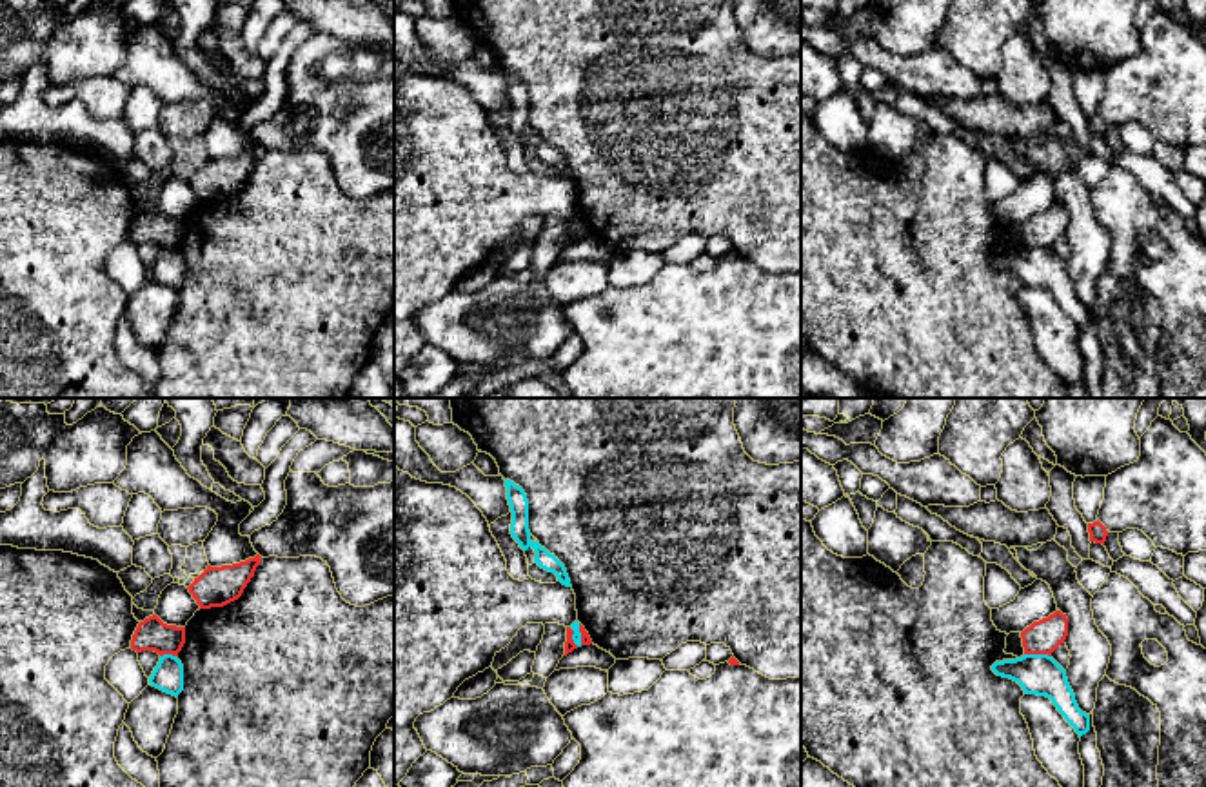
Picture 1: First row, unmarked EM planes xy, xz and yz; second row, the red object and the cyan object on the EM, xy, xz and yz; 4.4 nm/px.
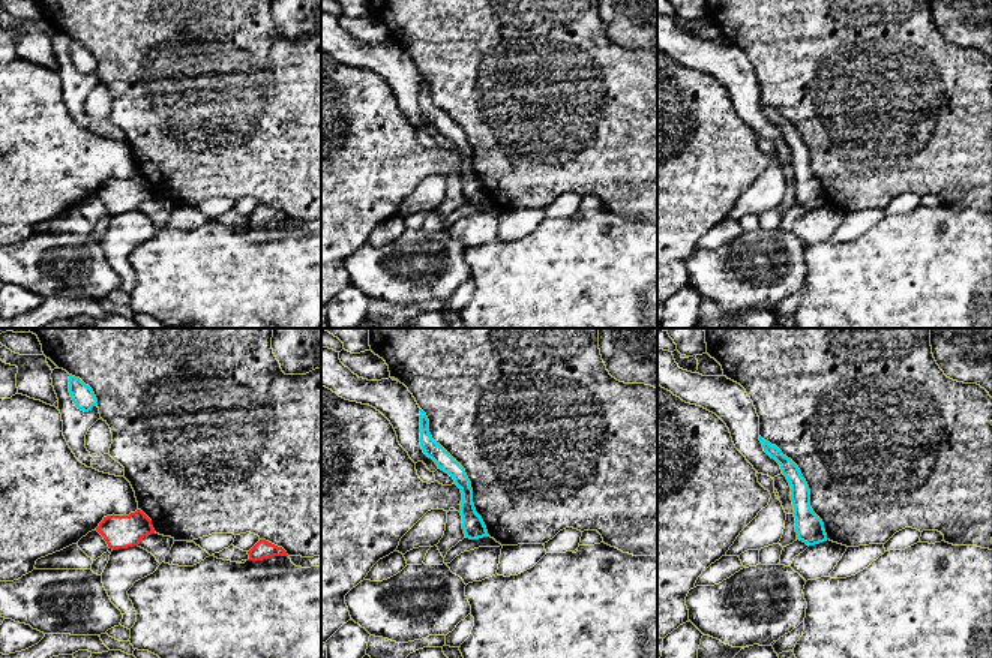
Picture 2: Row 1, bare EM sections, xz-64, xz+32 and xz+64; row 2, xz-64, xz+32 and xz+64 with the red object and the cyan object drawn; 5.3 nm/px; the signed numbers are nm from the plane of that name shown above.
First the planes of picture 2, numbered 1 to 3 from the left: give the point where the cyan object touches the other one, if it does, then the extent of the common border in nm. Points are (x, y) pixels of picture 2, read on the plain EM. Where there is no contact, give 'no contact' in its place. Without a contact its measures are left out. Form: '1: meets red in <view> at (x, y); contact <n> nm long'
1: no contact
2: no contact
3: no contact

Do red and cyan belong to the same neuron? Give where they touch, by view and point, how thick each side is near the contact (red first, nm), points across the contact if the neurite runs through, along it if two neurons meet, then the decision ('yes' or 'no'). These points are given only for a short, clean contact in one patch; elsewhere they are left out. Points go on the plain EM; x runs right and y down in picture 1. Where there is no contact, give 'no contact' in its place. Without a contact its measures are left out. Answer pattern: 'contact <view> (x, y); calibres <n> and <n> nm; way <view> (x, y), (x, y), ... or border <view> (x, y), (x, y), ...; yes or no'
contact yz (1037, 246); calibres 150 and 180 nm; border yz (1025, 246), (1047, 246), (1050, 249); no

